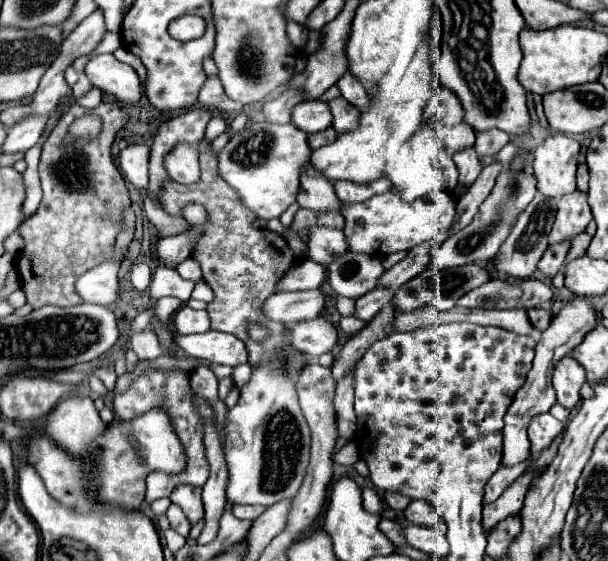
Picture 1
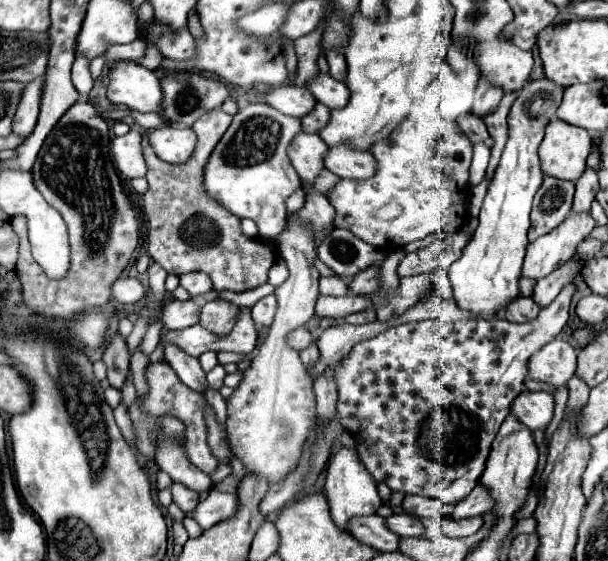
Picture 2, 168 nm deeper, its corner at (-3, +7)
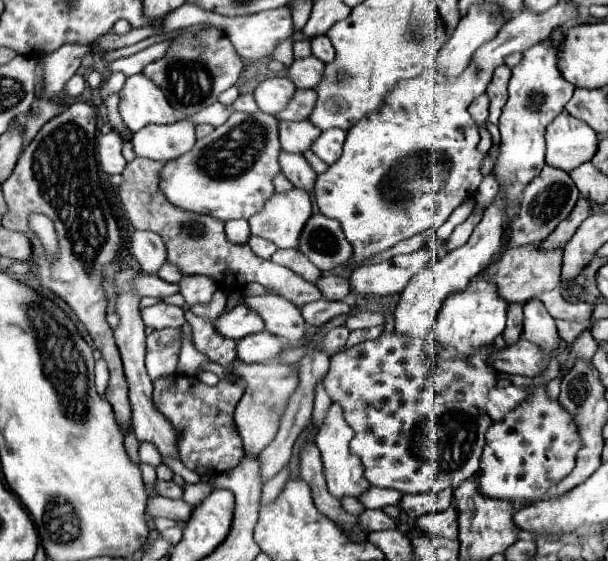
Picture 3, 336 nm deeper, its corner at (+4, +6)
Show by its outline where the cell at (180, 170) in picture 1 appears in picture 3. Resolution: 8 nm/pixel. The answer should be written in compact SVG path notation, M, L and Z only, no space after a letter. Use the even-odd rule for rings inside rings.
M185 117L173 125L147 125L139 129L131 143L137 157L155 159L155 161L171 161L179 157L179 153L187 153L195 145L195 123Z

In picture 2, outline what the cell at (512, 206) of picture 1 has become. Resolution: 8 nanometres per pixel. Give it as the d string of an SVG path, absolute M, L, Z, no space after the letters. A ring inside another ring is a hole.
M458 230L456 234L450 234L442 240L434 240L426 248L406 254L406 258L398 266L398 276L416 276L424 272L434 272L438 268L450 268L450 264L460 258L462 248L468 242L470 234L466 234L464 230Z

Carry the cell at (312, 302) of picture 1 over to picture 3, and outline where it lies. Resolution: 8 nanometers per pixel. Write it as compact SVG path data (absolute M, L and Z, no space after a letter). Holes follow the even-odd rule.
M235 305L235 309L223 311L213 321L213 325L215 325L217 333L221 333L223 337L229 337L229 339L235 339L235 341L239 341L245 335L253 335L253 333L259 333L265 329L261 317L245 305Z

